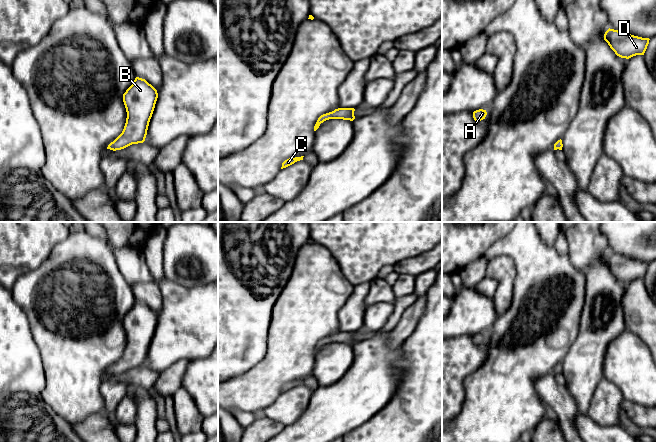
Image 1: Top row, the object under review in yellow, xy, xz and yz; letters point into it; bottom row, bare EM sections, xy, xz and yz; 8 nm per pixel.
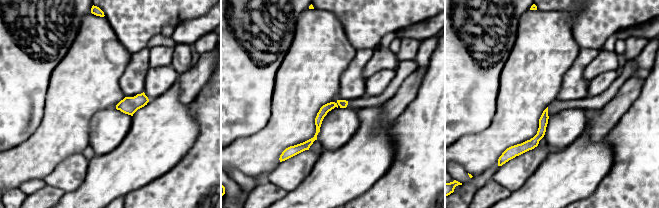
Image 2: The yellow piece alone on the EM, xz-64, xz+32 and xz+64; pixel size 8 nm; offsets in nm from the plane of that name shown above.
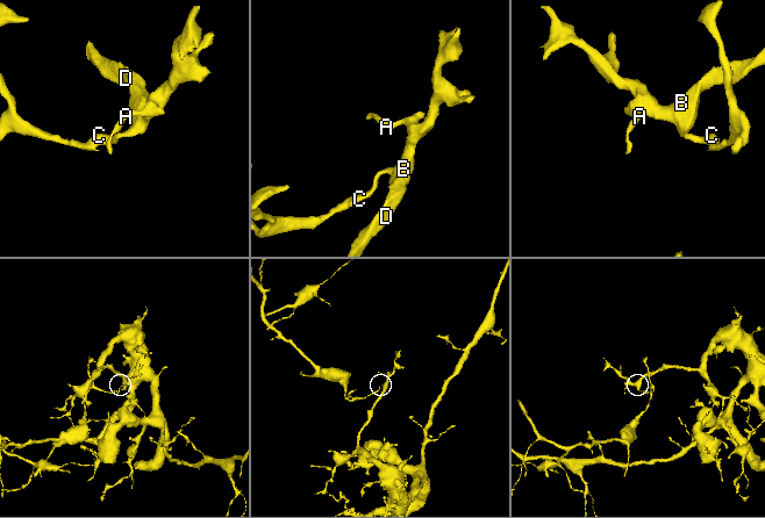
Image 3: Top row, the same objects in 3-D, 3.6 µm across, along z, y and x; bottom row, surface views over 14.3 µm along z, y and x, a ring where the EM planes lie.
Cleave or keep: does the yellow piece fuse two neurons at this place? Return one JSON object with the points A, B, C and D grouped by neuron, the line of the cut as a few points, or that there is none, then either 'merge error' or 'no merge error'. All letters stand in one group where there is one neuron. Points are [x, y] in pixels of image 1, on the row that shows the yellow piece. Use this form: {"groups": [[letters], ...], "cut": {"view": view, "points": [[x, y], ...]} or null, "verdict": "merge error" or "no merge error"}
{"groups": [["A", "B", "D"], ["C"]], "cut": {"view": "xz", "points": [[330, 112], [331, 118]]}, "verdict": "merge error"}

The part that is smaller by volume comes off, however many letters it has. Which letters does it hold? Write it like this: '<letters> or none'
C

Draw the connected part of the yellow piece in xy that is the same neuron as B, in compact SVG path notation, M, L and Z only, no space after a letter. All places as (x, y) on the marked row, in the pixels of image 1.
M136 77L123 94L127 112L122 133L108 147L116 151L145 141L150 119L158 98L157 90L145 79Z

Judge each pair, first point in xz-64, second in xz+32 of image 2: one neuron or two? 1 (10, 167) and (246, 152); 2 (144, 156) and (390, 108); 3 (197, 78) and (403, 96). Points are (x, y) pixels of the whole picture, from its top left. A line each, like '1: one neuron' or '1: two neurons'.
1: one neuron
2: two neurons
3: one neuron

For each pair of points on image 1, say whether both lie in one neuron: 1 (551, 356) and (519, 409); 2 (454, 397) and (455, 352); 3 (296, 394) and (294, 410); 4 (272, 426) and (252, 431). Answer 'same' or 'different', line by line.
1: same
2: same
3: same
4: same

